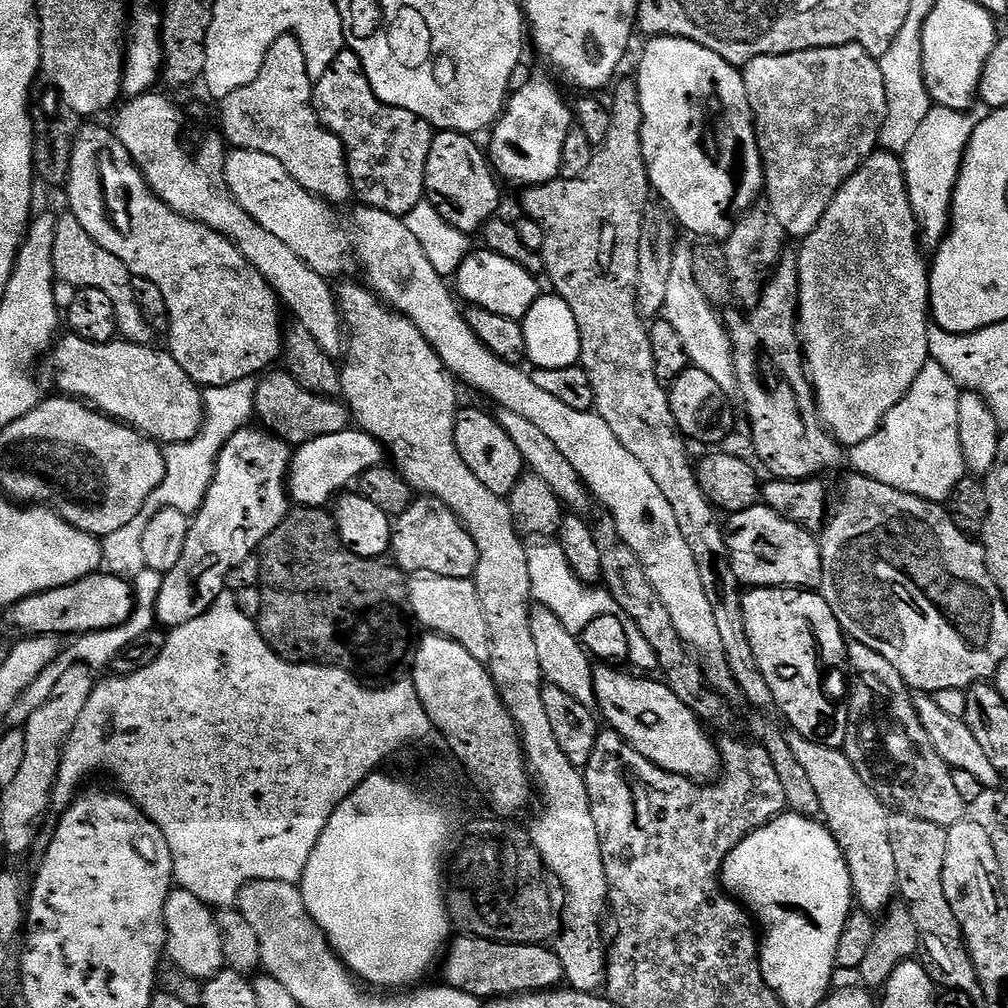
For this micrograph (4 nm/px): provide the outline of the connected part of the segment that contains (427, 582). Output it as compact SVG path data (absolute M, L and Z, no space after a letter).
M416 574L407 581L407 585L408 606L417 625L420 623L422 627L428 628L424 630L429 633L445 636L454 642L458 642L458 646L470 650L470 654L474 654L474 658L488 661L490 658L490 634L486 631L486 617L482 615L482 602L478 602L478 590L472 580Z

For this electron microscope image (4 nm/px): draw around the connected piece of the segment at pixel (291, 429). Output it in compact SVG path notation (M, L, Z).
M283 370L269 371L257 383L254 416L276 439L284 440L289 446L299 446L314 438L326 438L326 434L347 432L350 428L350 413L343 403L307 392L294 377Z

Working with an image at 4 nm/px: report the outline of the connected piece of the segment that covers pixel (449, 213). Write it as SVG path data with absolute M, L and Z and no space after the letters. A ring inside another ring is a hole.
M437 131L432 138L430 156L426 158L424 194L426 201L455 230L479 233L500 208L500 188L489 157L475 144L471 135Z

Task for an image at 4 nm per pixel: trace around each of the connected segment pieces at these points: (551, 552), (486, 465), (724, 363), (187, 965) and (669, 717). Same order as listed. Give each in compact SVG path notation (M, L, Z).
M536 542L528 548L528 565L530 566L530 586L533 601L539 607L550 610L562 622L570 635L579 637L590 622L599 616L607 616L610 612L610 597L607 591L584 584L570 570L570 562L566 562L566 554L556 542Z
M461 407L456 413L454 442L458 454L462 454L462 462L470 466L474 478L478 478L478 482L482 482L486 490L494 490L494 494L505 498L512 495L526 465L518 454L518 446L510 442L510 434L506 434L495 415L487 416L476 408Z
M677 247L673 251L662 316L670 322L670 326L674 326L680 339L680 347L691 367L706 370L706 374L710 374L710 378L714 378L714 382L718 382L724 392L732 394L737 391L732 344L721 317L720 320L716 317L717 309L702 296L694 282L691 256L692 253L687 247Z
M173 887L166 898L164 928L168 931L166 956L176 967L186 970L190 978L207 982L225 967L220 927L216 924L216 912L207 904L194 898L185 888Z
M600 666L593 671L592 681L594 682L594 694L596 695L596 704L598 709L600 708L599 715L602 717L604 715L604 720L611 731L617 732L619 736L623 738L631 748L633 748L638 754L642 754L642 758L646 758L654 766L658 766L662 770L667 772L673 772L679 776L686 777L687 780L695 780L697 782L706 782L709 781L716 772L716 769L719 767L719 753L716 751L715 745L710 744L709 738L704 734L705 727L702 725L702 722L693 712L678 699L678 694L674 694L674 690L670 690L668 685L661 682L659 679L656 680L639 680L636 676L627 676L624 672L615 672L615 667L612 666Z

